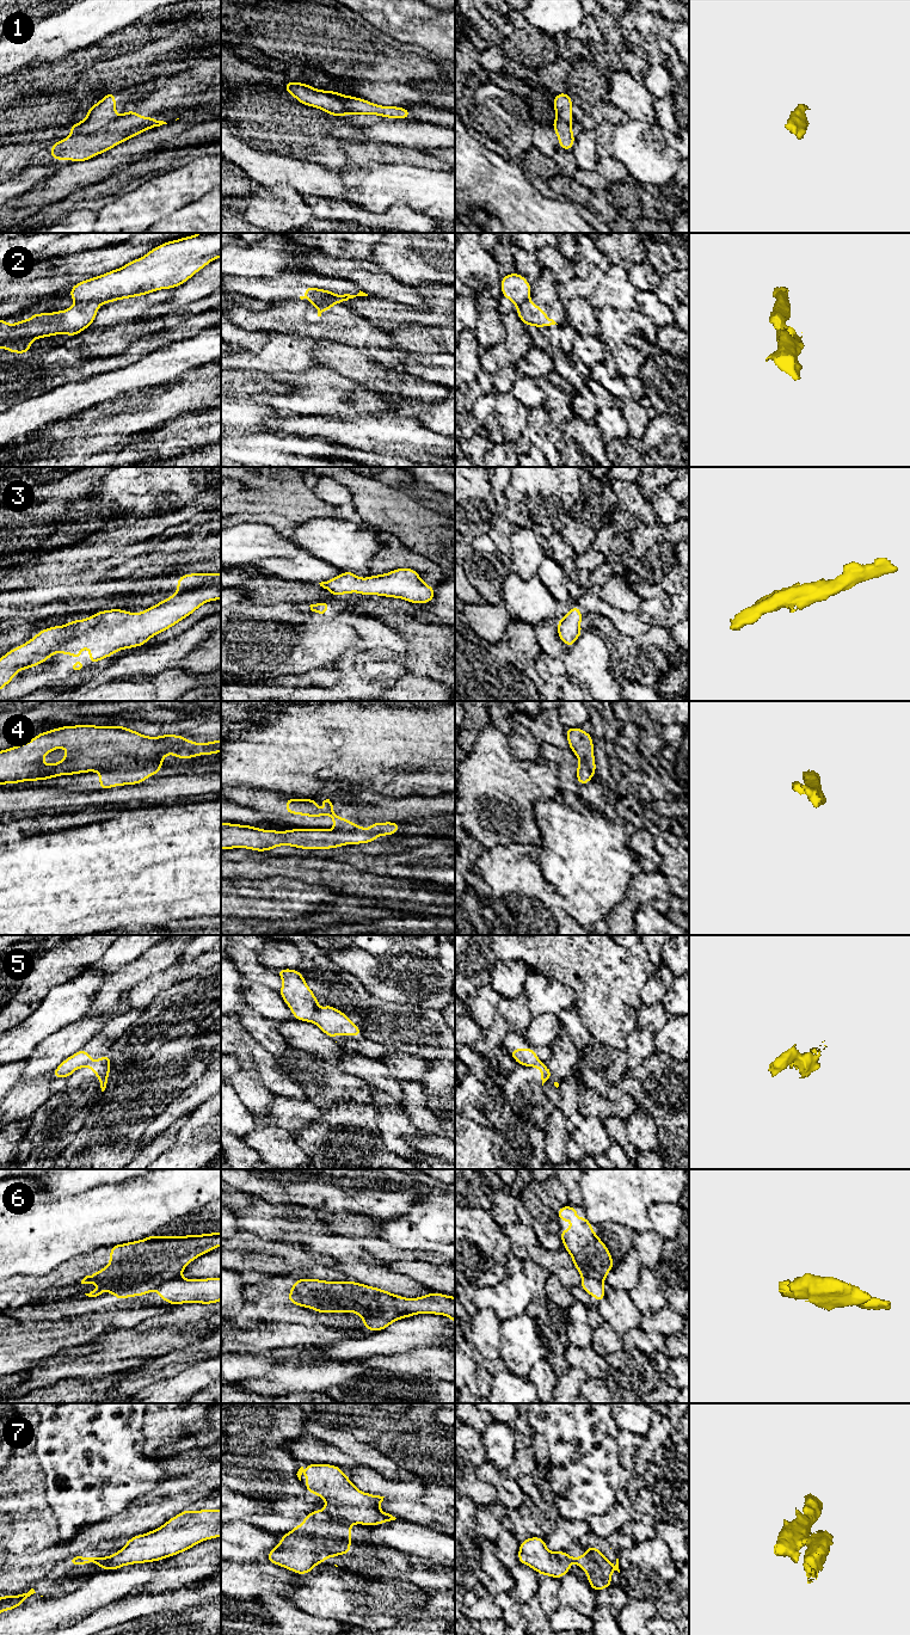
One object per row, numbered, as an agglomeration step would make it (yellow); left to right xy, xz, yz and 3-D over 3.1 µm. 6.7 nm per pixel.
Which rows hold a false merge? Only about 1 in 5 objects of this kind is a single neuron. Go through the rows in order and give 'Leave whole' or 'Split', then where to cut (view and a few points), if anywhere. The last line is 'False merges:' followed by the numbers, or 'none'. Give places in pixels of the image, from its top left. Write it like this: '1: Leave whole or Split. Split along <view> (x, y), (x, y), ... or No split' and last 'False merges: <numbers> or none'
1: Split. Split along xy (117, 117), (90, 134), (72, 135)
2: Split. Split along xz (311, 300), (329, 300), (332, 303)
3: Leave whole. No split
4: Split. Split along xy (160, 762), (148, 762), (130, 768), (108, 768), (100, 772)
5: Split. Split along xz (318, 1009), (311, 1021)
6: Split. Split along xy (179, 1276), (166, 1279), (155, 1288)
7: Split. Split along xz (324, 1510), (336, 1518), (343, 1518), (351, 1523)
False merges: 1, 2, 4, 5, 6, 7

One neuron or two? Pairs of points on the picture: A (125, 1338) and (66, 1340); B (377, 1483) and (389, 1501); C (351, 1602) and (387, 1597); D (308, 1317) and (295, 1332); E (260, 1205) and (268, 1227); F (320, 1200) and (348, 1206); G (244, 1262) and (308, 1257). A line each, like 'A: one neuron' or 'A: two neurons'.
A: two neurons
B: two neurons
C: one neuron
D: one neuron
E: one neuron
F: one neuron
G: one neuron

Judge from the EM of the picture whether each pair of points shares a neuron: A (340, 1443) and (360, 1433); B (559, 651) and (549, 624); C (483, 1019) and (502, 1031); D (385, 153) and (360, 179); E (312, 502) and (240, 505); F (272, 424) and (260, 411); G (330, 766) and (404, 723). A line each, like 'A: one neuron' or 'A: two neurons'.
A: two neurons
B: one neuron
C: two neurons
D: two neurons
E: one neuron
F: two neurons
G: one neuron

